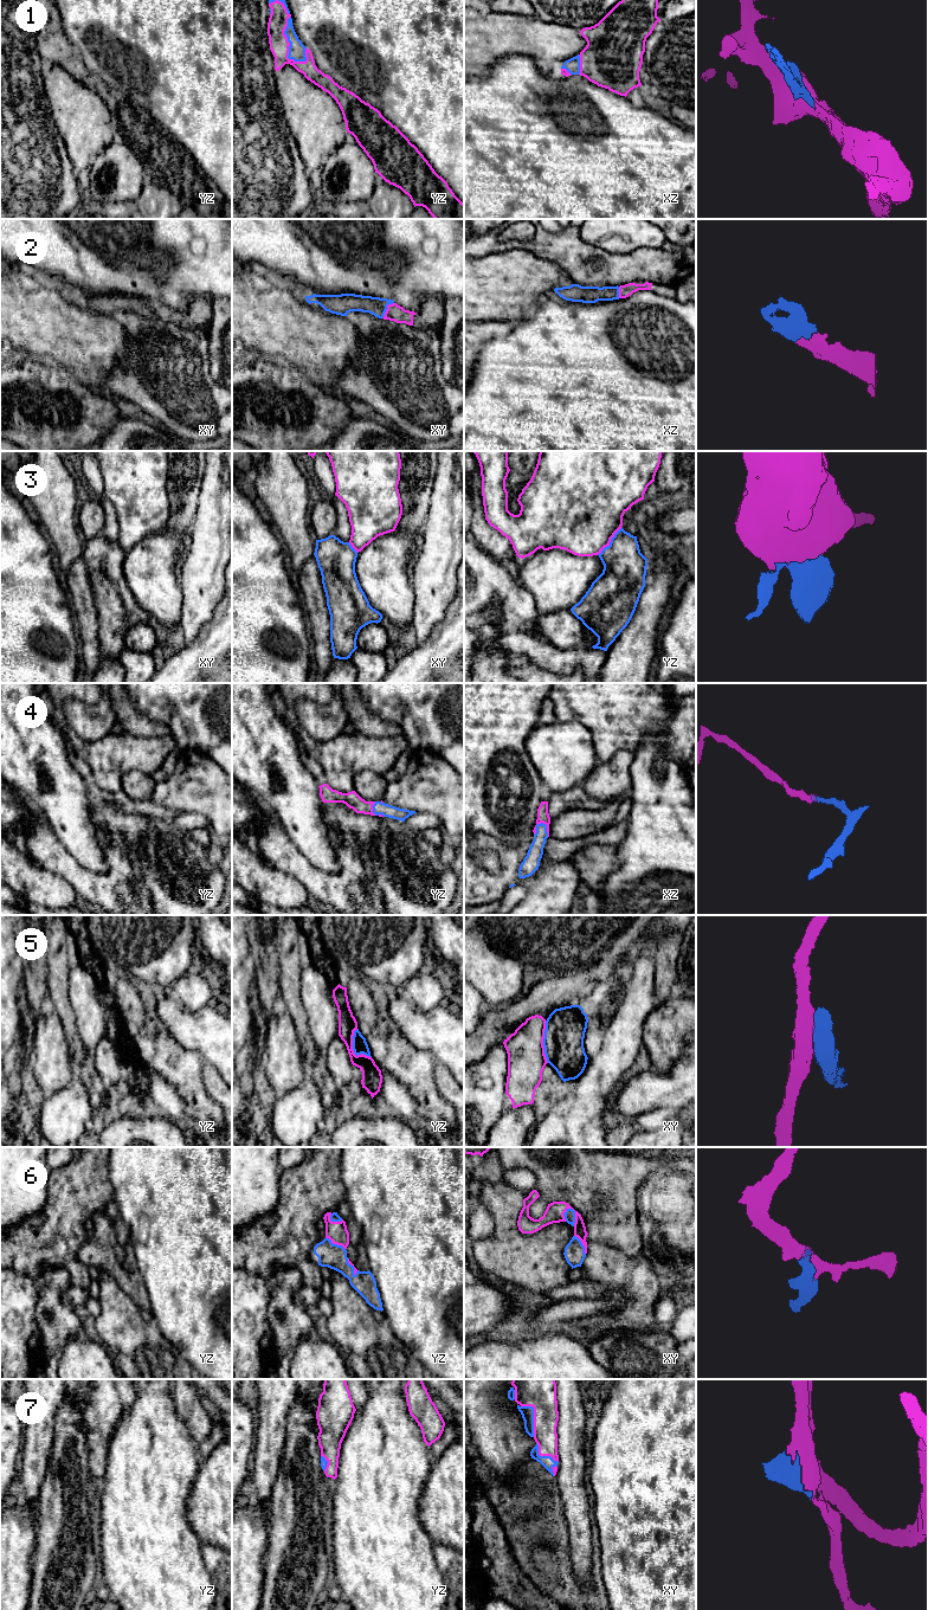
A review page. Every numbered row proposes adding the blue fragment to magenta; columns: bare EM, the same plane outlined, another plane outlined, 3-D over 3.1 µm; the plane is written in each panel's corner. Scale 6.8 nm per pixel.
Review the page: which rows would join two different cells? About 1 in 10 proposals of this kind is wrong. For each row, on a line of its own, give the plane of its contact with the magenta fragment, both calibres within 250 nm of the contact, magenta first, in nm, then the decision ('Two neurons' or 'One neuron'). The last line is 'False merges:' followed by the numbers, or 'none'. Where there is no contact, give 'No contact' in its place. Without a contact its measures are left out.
1: Touches magenta in yz. Thickness 130 nm (magenta) against 110 nm. One neuron
2: Touches magenta in xy. Thickness 120 nm (magenta) against 130 nm. One neuron
3: Touches magenta in yz. Thickness 500 nm (magenta) against 300 nm. Two neurons
4: Touches magenta in xz. Thickness 80 nm (magenta) against 100 nm. One neuron
5: Touches magenta in yz. Thickness 140 nm (magenta) against 100 nm. Two neurons
6: Touches magenta in xy. Thickness 130 nm (magenta) against 80 nm. One neuron
7: Touches magenta in xy. Thickness 280 nm (magenta) against 90 nm. One neuron
False merges: 3, 5

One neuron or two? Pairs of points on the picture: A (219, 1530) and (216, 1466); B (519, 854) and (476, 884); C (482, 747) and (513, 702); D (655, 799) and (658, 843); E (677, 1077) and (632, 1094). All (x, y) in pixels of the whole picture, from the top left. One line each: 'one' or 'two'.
A: one
B: one
C: one
D: one
E: one

